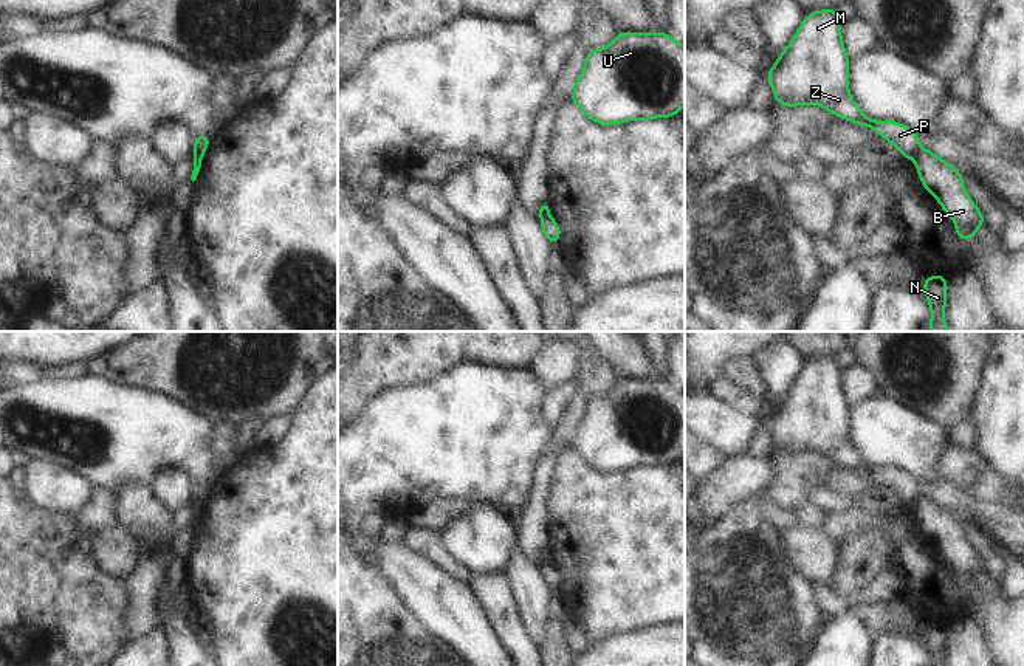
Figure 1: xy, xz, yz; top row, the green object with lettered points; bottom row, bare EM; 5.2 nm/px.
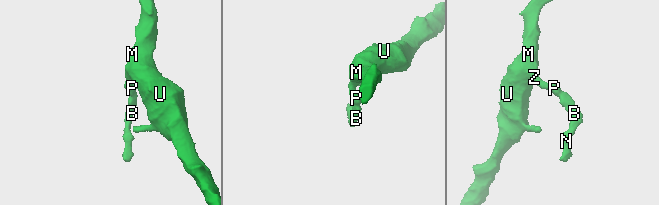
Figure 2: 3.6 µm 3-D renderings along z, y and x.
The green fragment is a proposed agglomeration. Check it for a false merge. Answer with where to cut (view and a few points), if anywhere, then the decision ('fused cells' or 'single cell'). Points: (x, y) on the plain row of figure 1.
yz (920, 496), (914, 507) | fused cells

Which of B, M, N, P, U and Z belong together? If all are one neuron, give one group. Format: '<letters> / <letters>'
B N / M P U Z

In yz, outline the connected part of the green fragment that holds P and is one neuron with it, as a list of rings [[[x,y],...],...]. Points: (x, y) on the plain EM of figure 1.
[[[837,355],[806,361],[793,386],[764,421],[782,454],[813,451],[863,475],[872,474],[906,506],[916,506],[920,482],[899,468],[868,465],[849,440],[849,403]]]

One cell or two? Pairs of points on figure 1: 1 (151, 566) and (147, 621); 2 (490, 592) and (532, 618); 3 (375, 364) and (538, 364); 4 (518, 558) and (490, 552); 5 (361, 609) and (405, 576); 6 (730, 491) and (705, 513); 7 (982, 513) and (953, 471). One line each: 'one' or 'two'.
1: one
2: two
3: two
4: two
5: two
6: one
7: two

